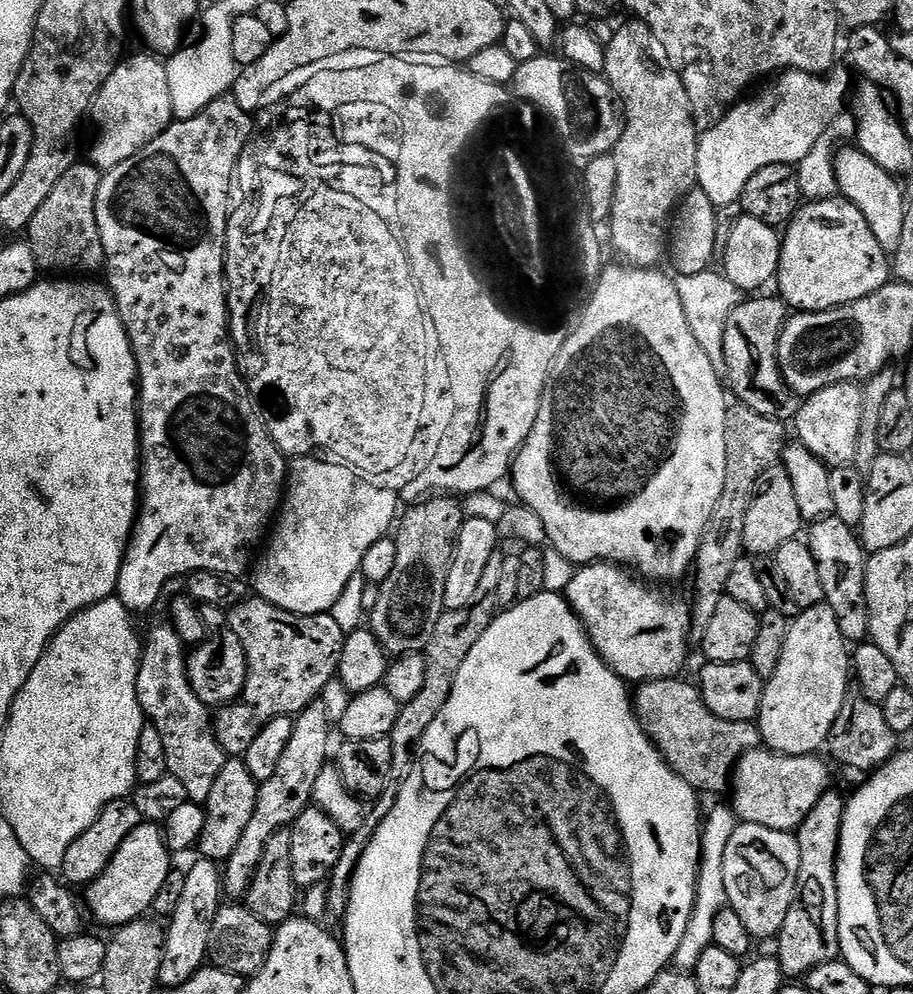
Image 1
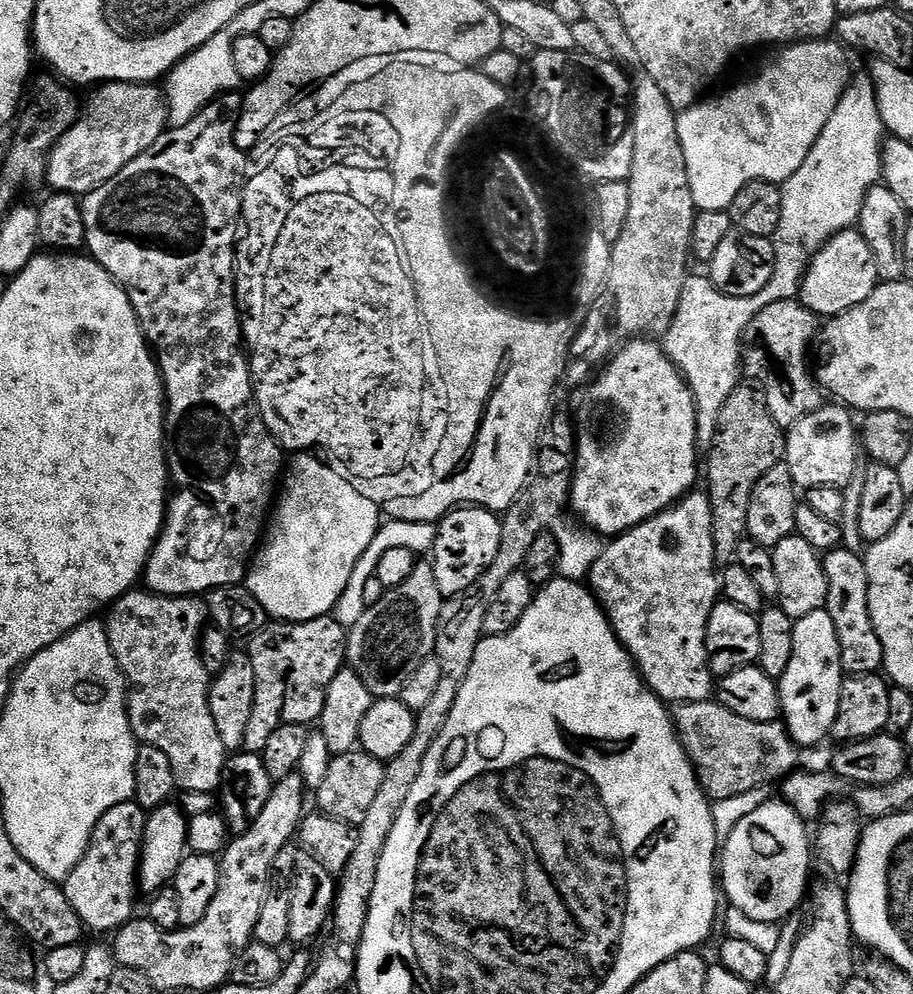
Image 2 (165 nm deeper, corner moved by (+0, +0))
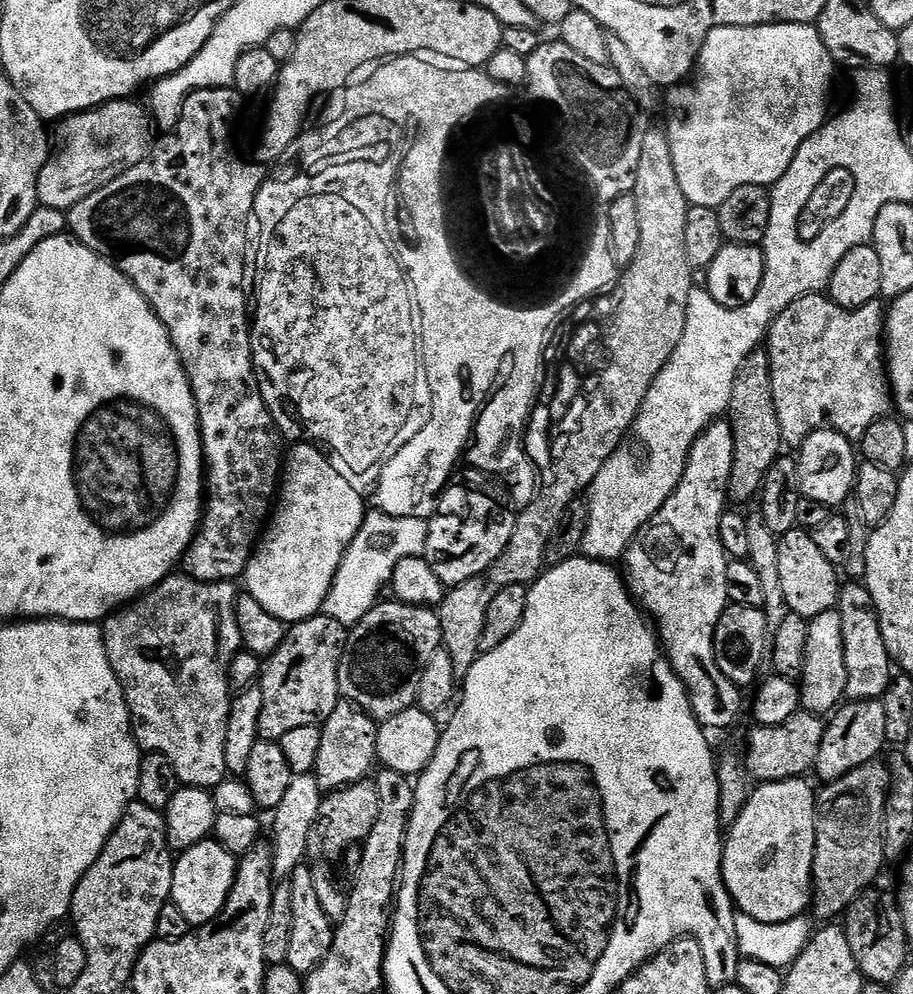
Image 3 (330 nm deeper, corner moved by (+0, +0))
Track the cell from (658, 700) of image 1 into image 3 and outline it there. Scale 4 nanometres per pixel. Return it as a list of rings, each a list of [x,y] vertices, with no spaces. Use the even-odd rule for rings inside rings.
[[[803,710],[796,712],[778,726],[756,726],[748,736],[748,749],[742,752],[748,775],[760,784],[798,780],[813,771],[818,750],[822,746],[826,720],[823,715]]]

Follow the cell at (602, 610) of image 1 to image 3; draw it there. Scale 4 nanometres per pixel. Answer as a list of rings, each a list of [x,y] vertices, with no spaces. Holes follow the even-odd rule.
[[[721,418],[696,439],[682,482],[662,510],[638,530],[622,557],[622,575],[632,599],[650,617],[664,655],[684,683],[692,712],[705,730],[728,728],[740,716],[741,689],[718,670],[714,658],[714,630],[729,605],[726,566],[730,558],[718,538],[718,522],[729,503],[730,470],[734,470],[734,434],[731,423]]]

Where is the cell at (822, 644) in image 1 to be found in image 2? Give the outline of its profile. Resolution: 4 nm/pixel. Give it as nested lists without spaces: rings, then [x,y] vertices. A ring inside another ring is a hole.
[[[827,608],[814,610],[814,614],[806,614],[806,618],[797,620],[794,626],[794,655],[778,687],[782,723],[788,727],[792,741],[801,749],[807,750],[831,737],[845,679],[834,618],[830,618]]]

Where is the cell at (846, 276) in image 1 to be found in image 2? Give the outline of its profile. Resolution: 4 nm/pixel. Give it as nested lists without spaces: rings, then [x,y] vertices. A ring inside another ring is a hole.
[[[859,230],[840,232],[812,260],[800,285],[799,299],[817,318],[831,318],[866,302],[879,280],[874,254],[862,233]]]

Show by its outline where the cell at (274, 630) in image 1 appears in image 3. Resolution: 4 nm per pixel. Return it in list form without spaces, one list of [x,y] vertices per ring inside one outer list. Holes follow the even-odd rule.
[[[323,614],[311,616],[308,620],[299,620],[284,633],[282,646],[263,661],[258,686],[262,690],[262,715],[258,717],[260,739],[279,742],[282,734],[297,729],[298,726],[323,725],[324,719],[341,703],[338,686],[338,666],[344,653],[344,644],[348,640],[349,629],[334,618]]]

